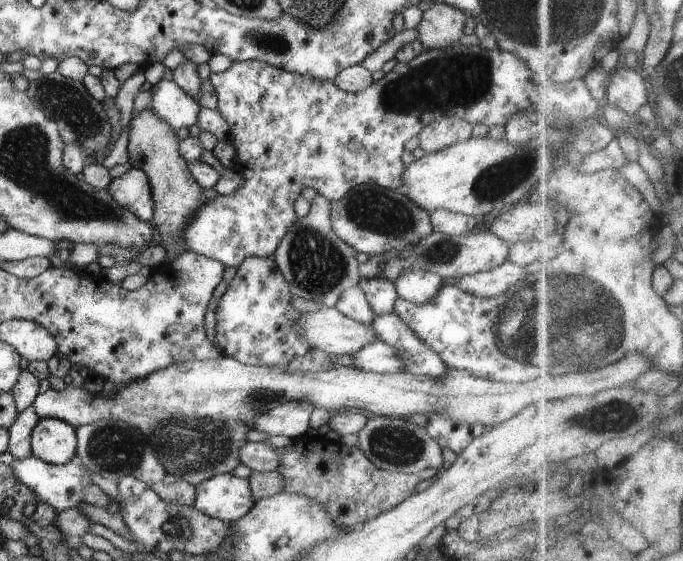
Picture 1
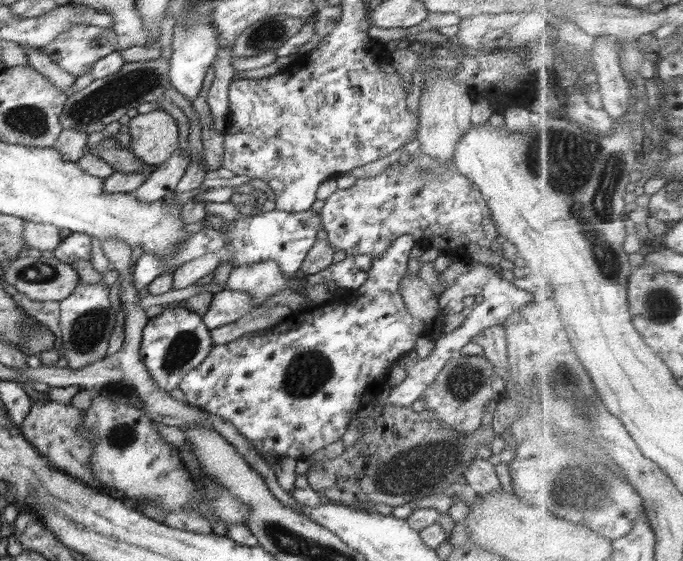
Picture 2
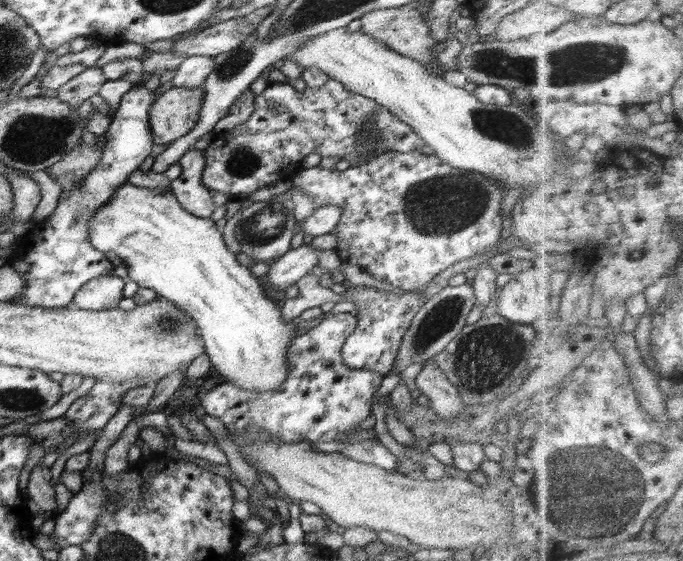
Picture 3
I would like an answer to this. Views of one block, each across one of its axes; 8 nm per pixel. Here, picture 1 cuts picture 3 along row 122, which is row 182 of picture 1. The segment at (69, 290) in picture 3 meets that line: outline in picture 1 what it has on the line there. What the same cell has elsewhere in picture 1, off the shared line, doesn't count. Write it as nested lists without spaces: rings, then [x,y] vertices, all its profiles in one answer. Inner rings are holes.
[[[132,167],[126,174],[112,179],[107,188],[117,205],[130,210],[143,222],[152,223],[154,202],[148,178],[142,170]]]

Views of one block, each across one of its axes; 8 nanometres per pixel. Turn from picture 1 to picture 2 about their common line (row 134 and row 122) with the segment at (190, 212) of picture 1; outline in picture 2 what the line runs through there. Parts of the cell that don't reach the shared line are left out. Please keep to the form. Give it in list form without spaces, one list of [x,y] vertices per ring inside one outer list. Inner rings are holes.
[[[154,110],[148,114],[138,114],[127,124],[131,136],[130,150],[148,166],[158,166],[166,162],[172,153],[178,149],[178,124],[164,110]]]

